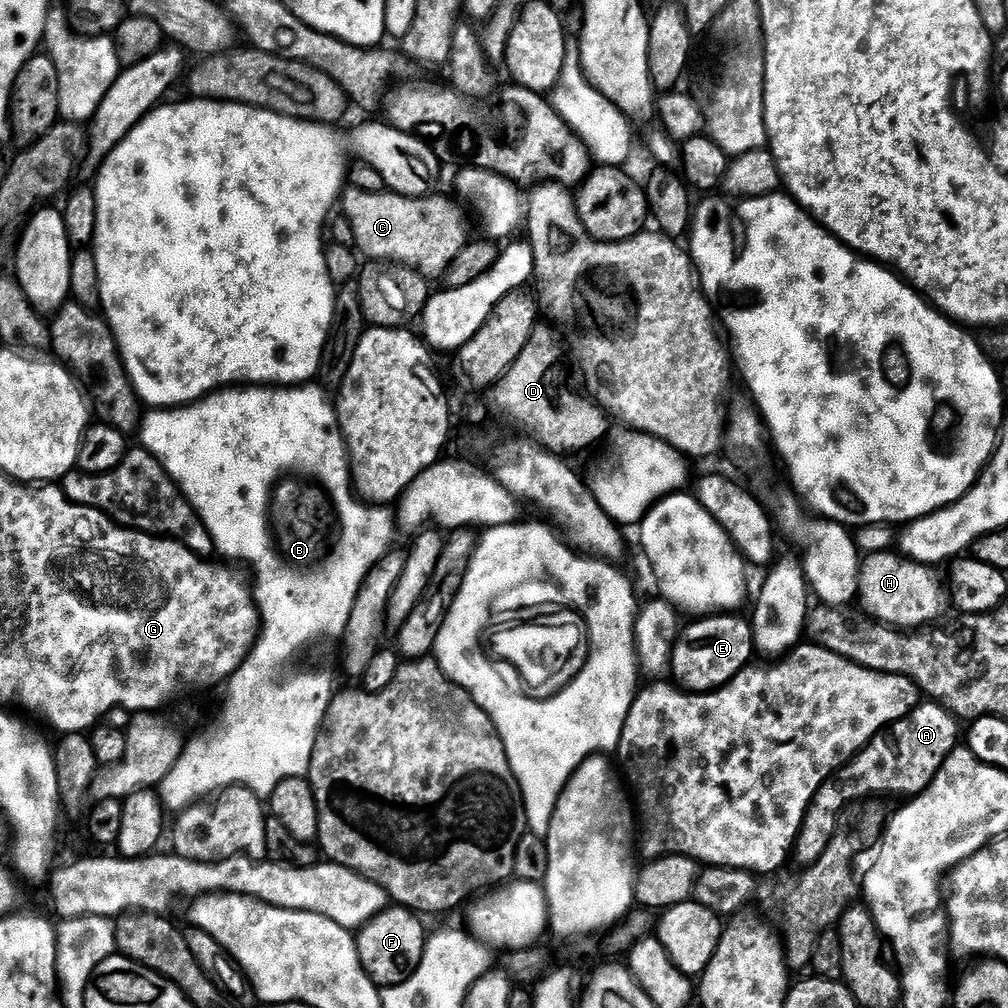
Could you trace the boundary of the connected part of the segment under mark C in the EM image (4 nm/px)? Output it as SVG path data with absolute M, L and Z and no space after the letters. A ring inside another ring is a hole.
M345 187L342 193L342 216L354 230L355 247L376 262L397 262L415 268L426 278L443 277L444 271L458 258L458 250L469 243L464 212L441 194L421 199L400 196L394 191L367 192Z

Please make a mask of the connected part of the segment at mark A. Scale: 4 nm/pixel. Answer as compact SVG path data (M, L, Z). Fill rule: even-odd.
M935 702L917 704L903 720L898 720L891 725L890 733L892 732L892 740L896 745L887 750L887 758L882 754L878 755L870 765L862 769L853 778L852 784L856 787L857 794L860 796L904 796L903 798L919 796L930 786L930 782L934 782L936 772L943 766L951 752L961 743L962 728L960 732L960 727L962 727L961 721L953 716L944 705Z

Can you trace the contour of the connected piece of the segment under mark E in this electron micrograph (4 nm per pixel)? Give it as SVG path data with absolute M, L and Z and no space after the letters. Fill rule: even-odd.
M712 614L697 619L700 621L696 624L696 633L685 644L675 645L670 665L677 676L675 679L687 691L710 692L723 688L743 668L749 667L751 660L748 659L754 656L754 628L747 619L736 615L740 614Z

